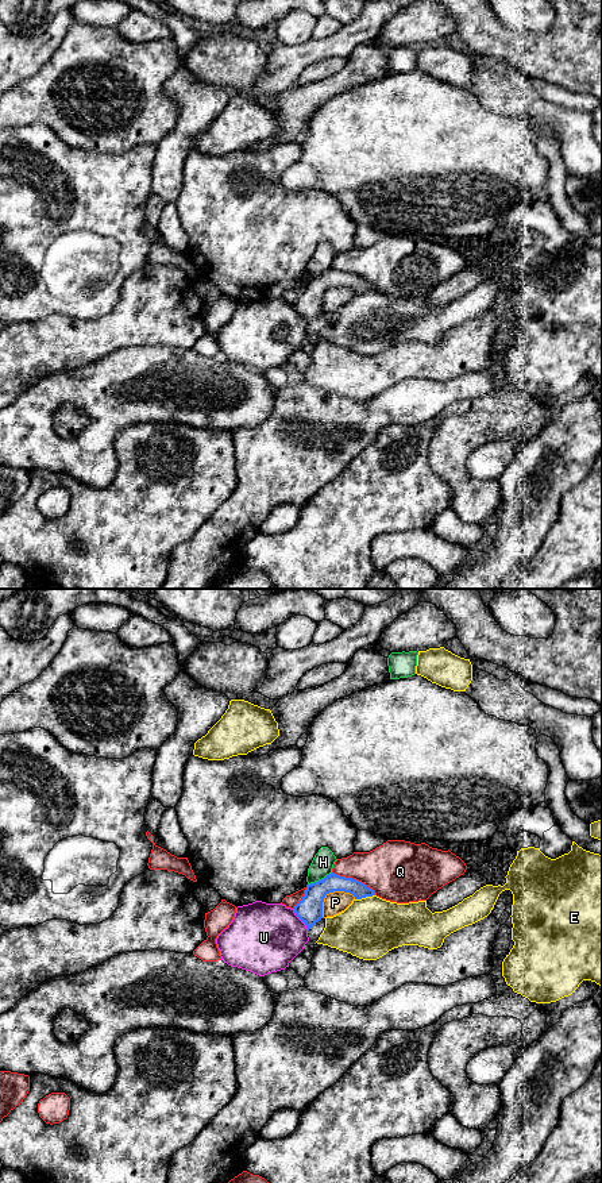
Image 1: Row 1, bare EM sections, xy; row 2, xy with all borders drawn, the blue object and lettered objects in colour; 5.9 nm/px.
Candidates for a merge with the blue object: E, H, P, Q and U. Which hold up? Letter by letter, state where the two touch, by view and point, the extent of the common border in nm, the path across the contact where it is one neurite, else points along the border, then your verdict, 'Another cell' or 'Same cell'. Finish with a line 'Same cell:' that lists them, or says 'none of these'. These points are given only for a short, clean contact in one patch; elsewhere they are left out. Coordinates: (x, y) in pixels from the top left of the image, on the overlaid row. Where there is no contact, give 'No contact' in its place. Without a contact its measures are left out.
E: Touches blue at xy (365, 897). Shared border 120 nm. Another cell
H: Touches blue at xy (321, 879). Shared border 170 nm. Boundary: xy (332, 873), (308, 885). Another cell
P: Touches blue at xy (330, 891). Shared border 240 nm. Another cell
Q: Touches blue at xy (355, 879). Shared border 300 nm. Another cell
U: Touches blue at xy (300, 918). Shared border 160 nm. Another cell
Same cell: none of these

